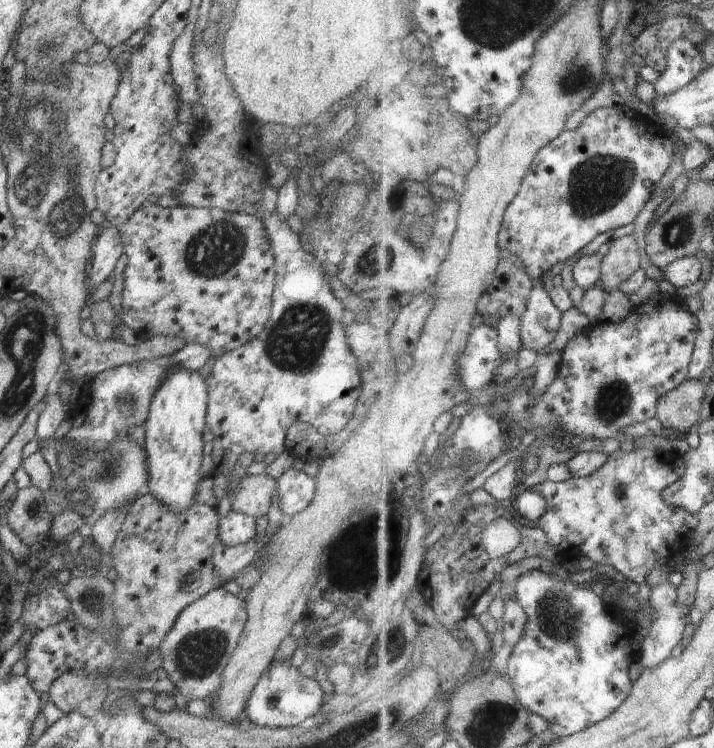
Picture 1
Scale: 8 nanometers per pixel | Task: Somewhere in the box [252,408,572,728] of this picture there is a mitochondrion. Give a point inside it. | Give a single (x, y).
(371, 539)

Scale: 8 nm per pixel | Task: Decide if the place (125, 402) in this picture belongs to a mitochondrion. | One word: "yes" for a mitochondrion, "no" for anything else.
yes

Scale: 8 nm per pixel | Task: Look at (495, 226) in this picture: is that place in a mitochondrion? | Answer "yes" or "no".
no

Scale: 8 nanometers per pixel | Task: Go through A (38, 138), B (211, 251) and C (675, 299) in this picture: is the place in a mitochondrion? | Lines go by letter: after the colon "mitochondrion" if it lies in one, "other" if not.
A: mitochondrion
B: mitochondrion
C: other

